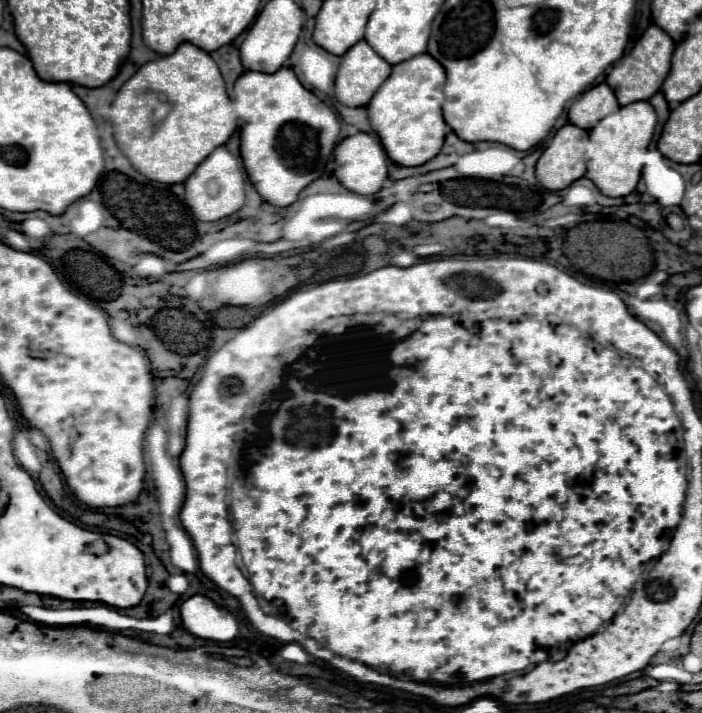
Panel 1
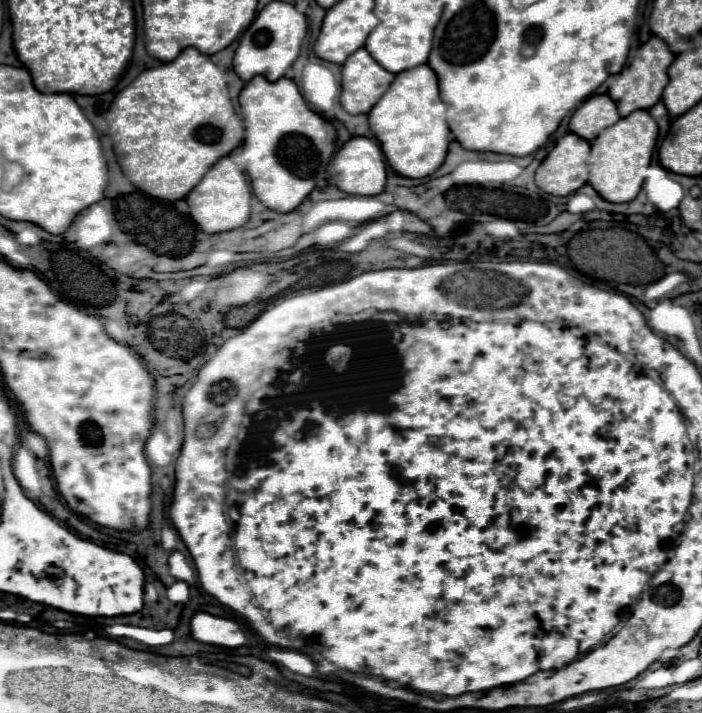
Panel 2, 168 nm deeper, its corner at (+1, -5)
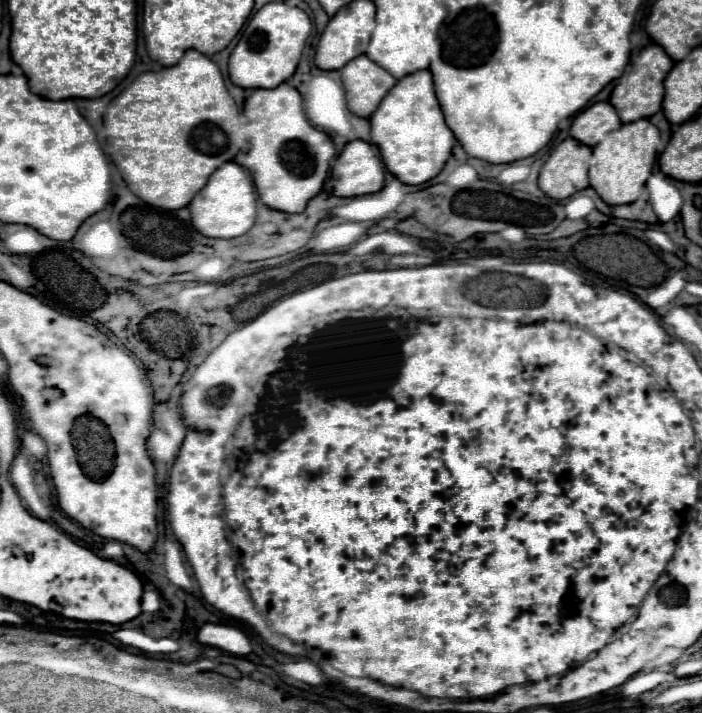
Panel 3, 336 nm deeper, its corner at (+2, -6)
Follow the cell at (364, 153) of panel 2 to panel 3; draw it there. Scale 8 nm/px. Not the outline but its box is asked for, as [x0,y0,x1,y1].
[331,140,385,198]

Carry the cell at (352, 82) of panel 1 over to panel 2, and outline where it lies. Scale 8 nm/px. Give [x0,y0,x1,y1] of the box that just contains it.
[342,47,394,113]

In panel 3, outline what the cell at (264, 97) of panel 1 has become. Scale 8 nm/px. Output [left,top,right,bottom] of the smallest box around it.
[243,84,335,214]

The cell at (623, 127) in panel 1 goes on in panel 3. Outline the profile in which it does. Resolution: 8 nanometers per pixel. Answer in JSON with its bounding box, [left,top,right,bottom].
[589,120,659,206]

